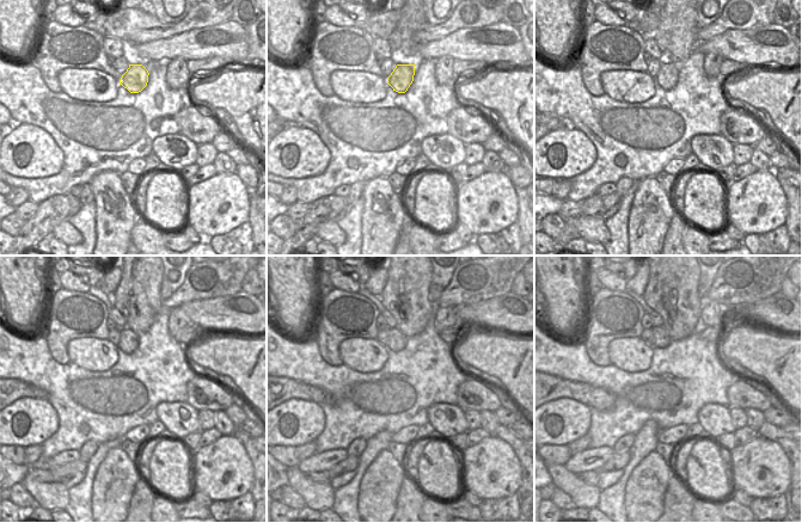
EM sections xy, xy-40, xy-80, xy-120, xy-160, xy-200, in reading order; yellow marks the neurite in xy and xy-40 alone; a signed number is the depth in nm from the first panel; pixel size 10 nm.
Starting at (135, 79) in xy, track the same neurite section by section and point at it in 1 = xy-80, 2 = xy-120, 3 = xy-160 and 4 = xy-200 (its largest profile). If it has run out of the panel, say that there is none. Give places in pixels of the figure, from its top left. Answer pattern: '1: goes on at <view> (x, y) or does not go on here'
1: goes on at xy-80 (667, 78)
2: goes on at xy-120 (128, 342)
3: goes on at xy-160 (397, 342)
4: goes on at xy-200 (661, 338)

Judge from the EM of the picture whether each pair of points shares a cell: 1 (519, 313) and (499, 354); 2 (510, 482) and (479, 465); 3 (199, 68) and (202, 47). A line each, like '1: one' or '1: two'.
1: two
2: one
3: two

